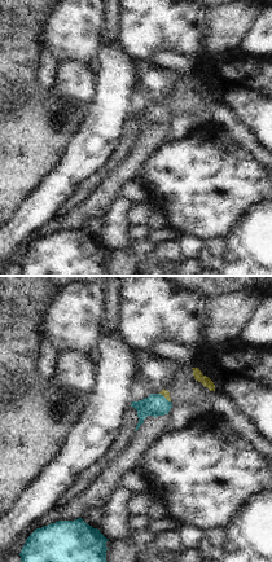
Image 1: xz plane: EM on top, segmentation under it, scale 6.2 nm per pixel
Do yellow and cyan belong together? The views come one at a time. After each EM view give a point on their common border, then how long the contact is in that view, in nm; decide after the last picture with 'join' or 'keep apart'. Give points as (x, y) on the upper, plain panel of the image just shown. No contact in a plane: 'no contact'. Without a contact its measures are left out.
meets yellow at (165, 106); contact 90 nm long

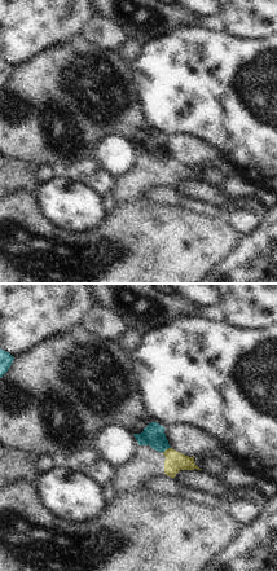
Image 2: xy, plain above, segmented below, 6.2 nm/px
meets yellow at (166, 159); contact 70 nm long

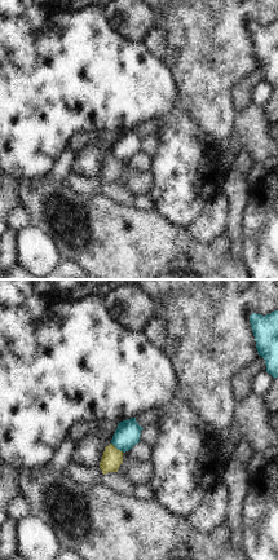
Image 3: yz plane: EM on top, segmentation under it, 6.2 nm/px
meets yellow at (117, 159); contact 100 nm long

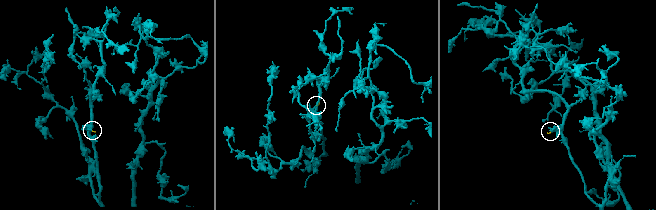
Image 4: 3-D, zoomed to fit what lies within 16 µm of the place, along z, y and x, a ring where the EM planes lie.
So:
keep apart

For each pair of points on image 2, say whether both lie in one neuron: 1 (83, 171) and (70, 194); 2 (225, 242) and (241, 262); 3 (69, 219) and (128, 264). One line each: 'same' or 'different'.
1: different
2: different
3: different

